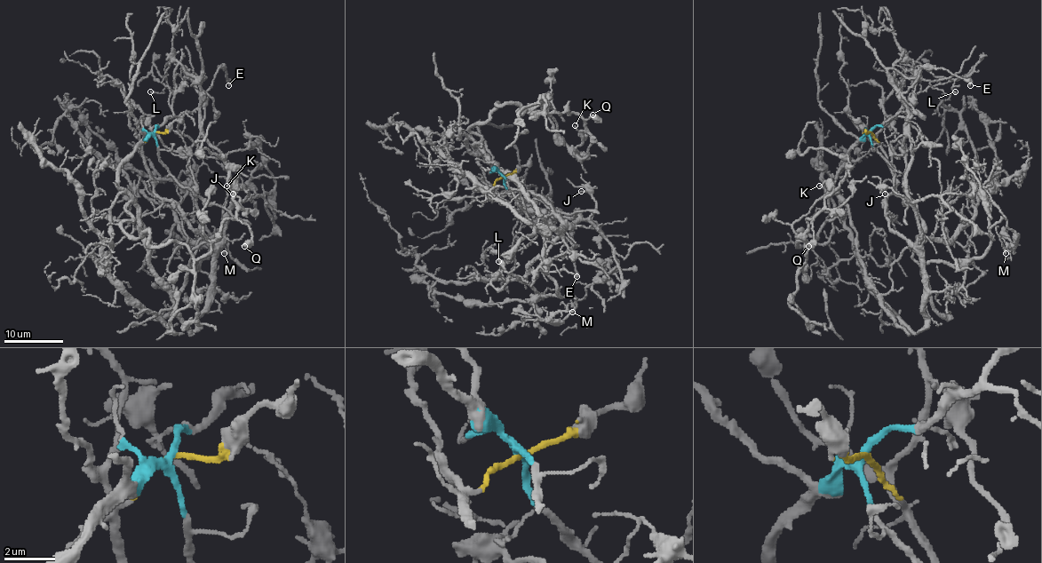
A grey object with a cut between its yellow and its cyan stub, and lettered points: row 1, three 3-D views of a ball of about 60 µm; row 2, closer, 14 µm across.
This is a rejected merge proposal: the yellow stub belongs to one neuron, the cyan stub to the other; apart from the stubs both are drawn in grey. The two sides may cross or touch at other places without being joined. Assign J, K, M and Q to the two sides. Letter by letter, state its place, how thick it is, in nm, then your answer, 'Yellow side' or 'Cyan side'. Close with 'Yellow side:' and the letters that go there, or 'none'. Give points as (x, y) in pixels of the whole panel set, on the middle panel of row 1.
J: Place: (581, 191). Thickness 110 nm. Yellow side
K: Place: (575, 125). Thickness 130 nm. Cyan side
M: Place: (572, 312). Thickness 220 nm. Yellow side
Q: Place: (592, 114). Thickness 550 nm. Cyan side
Yellow side: J, M

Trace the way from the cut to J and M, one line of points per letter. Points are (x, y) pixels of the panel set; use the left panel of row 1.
J: (154, 132), (142, 146), (152, 190), (170, 201), (214, 244), (225, 217), (247, 192), (241, 187), (232, 194)
M: (154, 132), (142, 146), (152, 190), (204, 239), (191, 264), (207, 257), (226, 218), (204, 244), (225, 253)

